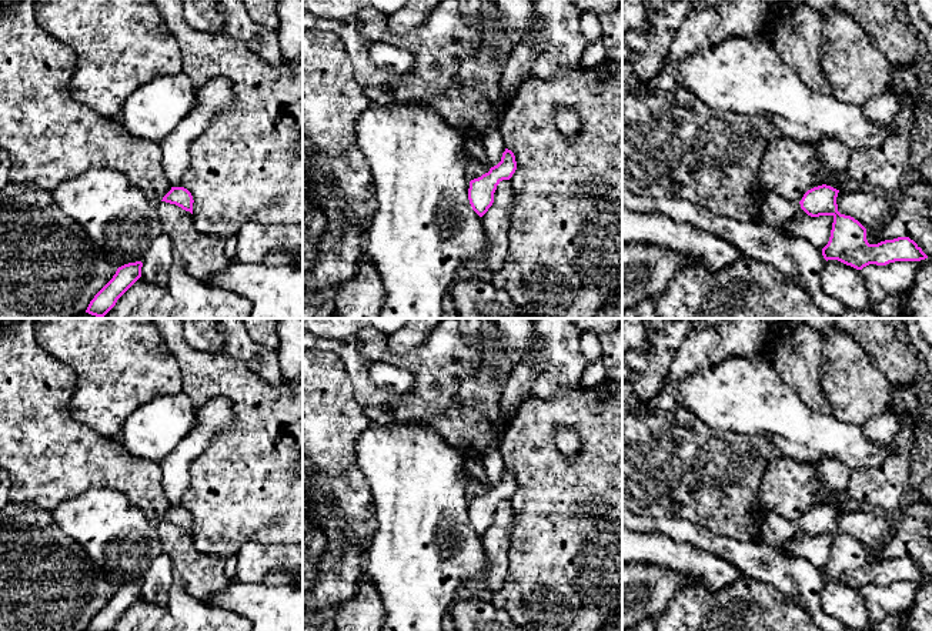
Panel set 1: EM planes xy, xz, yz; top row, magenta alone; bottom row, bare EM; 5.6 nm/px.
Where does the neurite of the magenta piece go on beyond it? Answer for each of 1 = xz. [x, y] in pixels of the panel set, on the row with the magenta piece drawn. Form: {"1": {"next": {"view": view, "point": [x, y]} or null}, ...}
{"1": {"next": null}}

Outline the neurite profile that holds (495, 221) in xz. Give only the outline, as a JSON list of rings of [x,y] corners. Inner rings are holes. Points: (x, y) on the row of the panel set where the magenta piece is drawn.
[[[502,180],[494,193],[494,203],[481,217],[487,241],[487,257],[478,264],[495,273],[502,267],[508,251],[508,231],[511,216],[512,188],[510,180]]]

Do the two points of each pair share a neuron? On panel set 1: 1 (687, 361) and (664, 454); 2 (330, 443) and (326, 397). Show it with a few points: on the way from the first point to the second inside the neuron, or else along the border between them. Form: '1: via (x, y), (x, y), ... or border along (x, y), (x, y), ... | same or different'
1: border along (642, 403), (662, 410), (678, 409) | different
2: via (326, 431), (326, 409) | same

